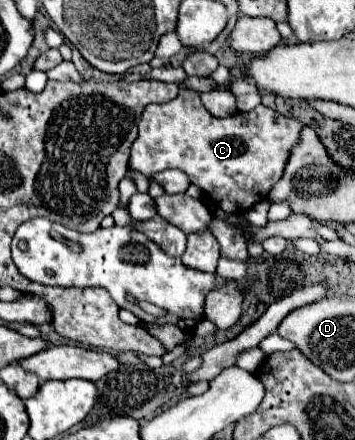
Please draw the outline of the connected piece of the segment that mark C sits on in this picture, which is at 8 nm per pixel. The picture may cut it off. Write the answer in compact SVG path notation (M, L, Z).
M181 87L173 101L145 107L129 165L145 177L163 169L179 169L223 211L241 215L265 199L281 179L285 159L293 143L297 143L301 127L297 119L283 117L265 105L223 119L213 117L195 91Z

